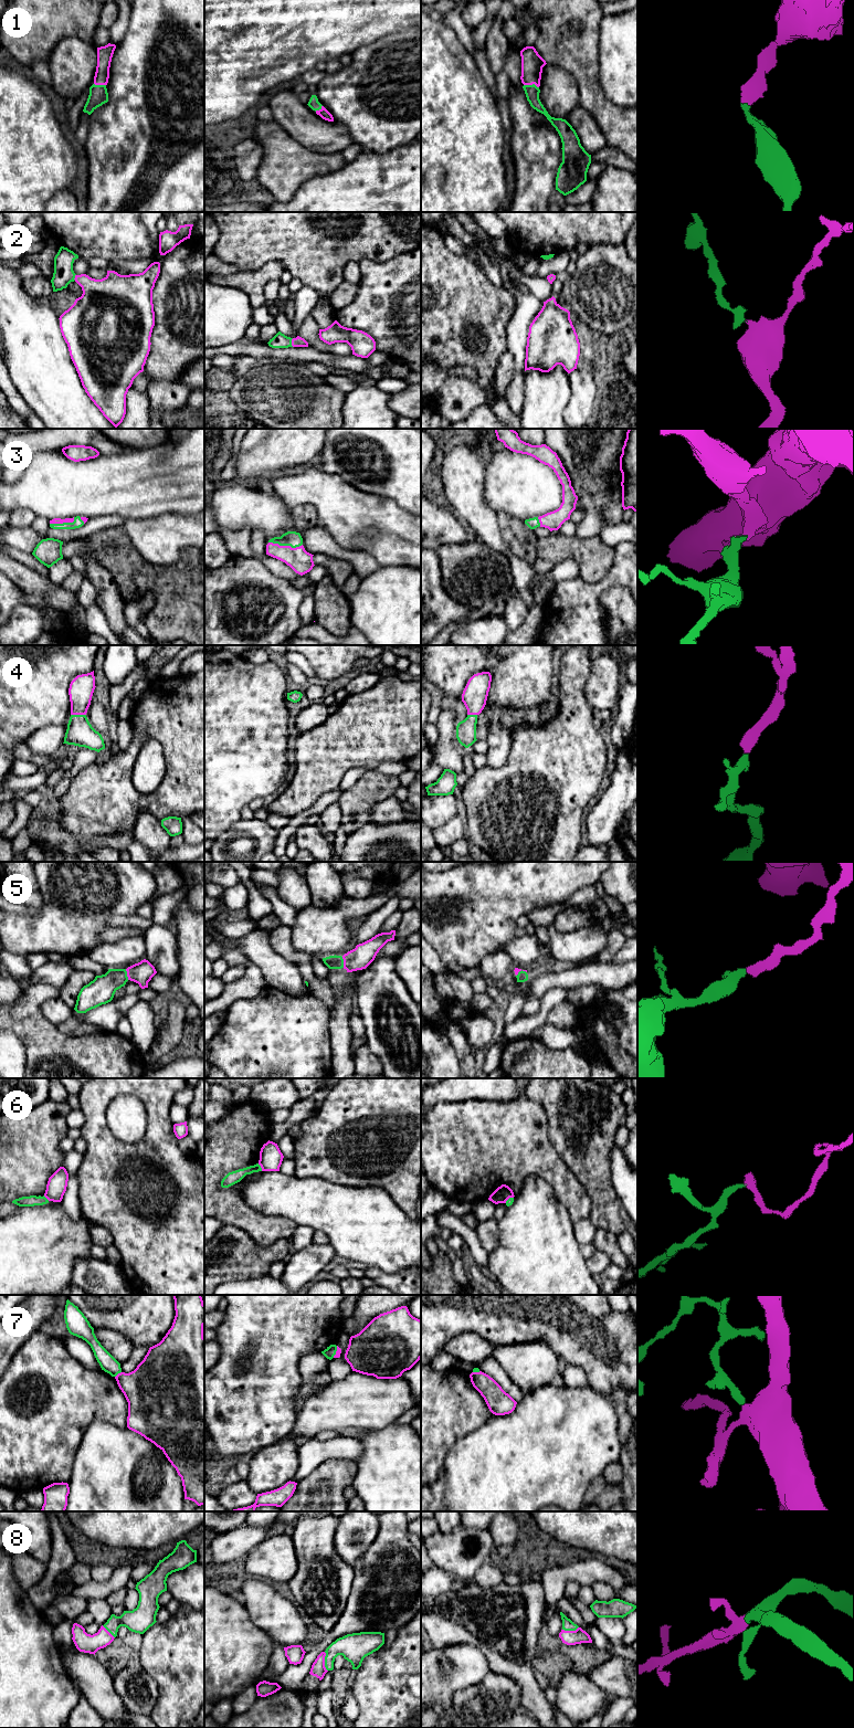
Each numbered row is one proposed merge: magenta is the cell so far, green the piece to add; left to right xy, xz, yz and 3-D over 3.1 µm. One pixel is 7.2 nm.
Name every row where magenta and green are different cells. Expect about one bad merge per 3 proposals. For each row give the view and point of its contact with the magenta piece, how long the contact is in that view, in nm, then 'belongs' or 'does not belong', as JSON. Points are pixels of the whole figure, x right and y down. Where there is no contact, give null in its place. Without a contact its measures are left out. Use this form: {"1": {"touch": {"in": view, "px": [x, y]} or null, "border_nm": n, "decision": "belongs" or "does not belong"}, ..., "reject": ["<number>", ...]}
{"1": {"touch": {"in": "yz", "px": [531, 84]}, "border_nm": 110, "decision": "belongs"}, "2": {"touch": {"in": "xz", "px": [292, 343]}, "border_nm": 60, "decision": "belongs"}, "3": {"touch": {"in": "xz", "px": [285, 546]}, "border_nm": 240, "decision": "belongs"}, "4": {"touch": {"in": "xy", "px": [78, 714]}, "border_nm": 110, "decision": "belongs"}, "5": {"touch": {"in": "xy", "px": [127, 975]}, "border_nm": 80, "decision": "belongs"}, "6": {"touch": {"in": "xz", "px": [261, 1167]}, "border_nm": 70, "decision": "does not belong"}, "7": {"touch": {"in": "xy", "px": [117, 1374]}, "border_nm": 60, "decision": "does not belong"}, "8": {"touch": {"in": "xz", "px": [324, 1662]}, "border_nm": 150, "decision": "belongs"}, "reject": ["6", "7"]}

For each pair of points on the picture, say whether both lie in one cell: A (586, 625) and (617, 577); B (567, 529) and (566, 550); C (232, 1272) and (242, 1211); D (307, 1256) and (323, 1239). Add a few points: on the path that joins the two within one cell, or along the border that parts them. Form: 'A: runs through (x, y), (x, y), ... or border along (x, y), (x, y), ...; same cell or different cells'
A: runs through (586, 612), (586, 602), (603, 585); same cell
B: border along (559, 533), (566, 536), (575, 536); different cells
C: border along (225, 1223), (242, 1229), (259, 1245); different cells
D: border along (313, 1242), (328, 1244); different cells

